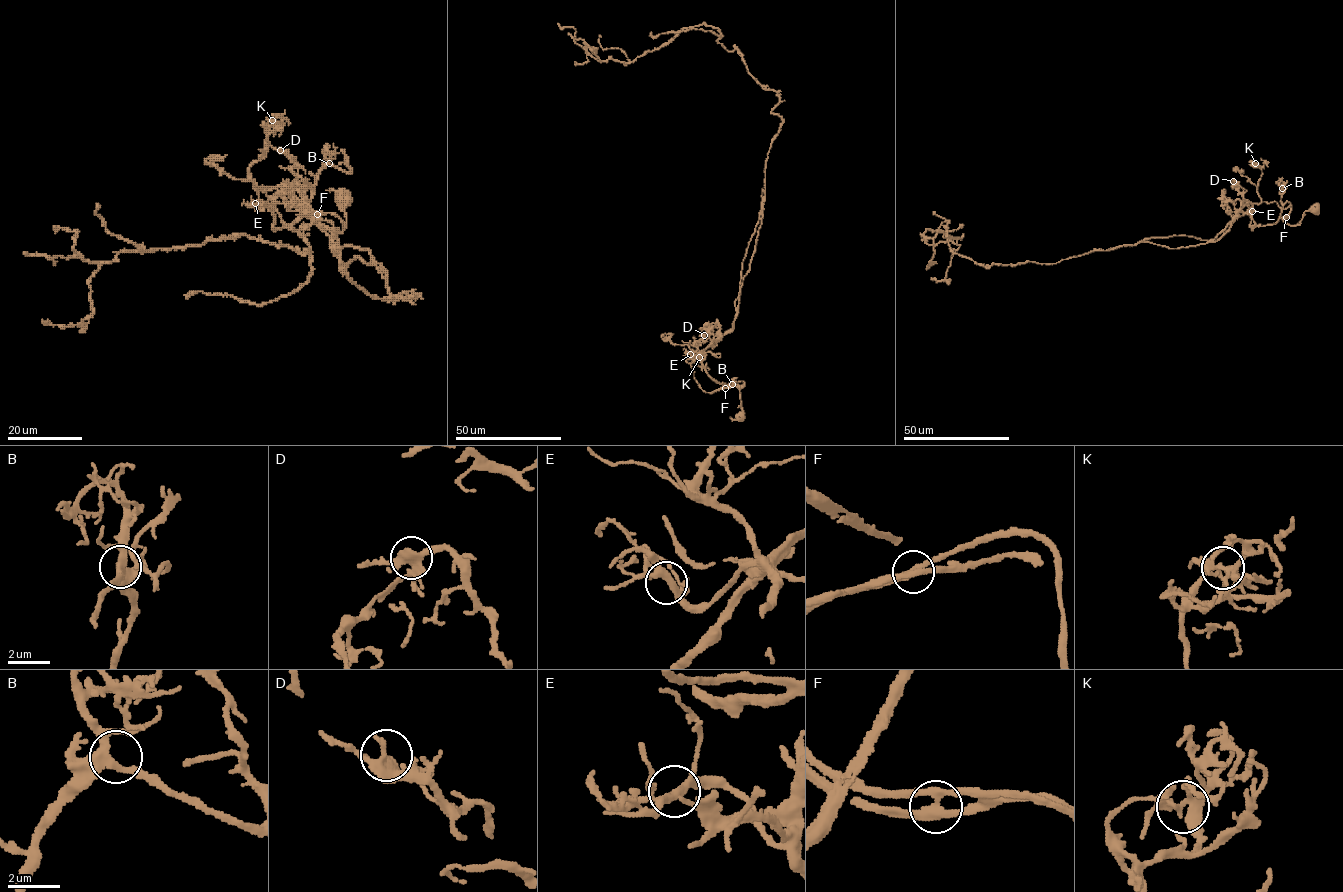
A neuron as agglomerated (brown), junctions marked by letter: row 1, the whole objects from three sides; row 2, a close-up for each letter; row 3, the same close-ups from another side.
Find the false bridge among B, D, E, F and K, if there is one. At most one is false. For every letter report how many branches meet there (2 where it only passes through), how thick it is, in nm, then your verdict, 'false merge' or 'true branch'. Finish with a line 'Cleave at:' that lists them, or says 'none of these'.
B: 4 | 320 nm | true branch
D: 4 | 300 nm | true branch
E: 4 | 280 nm | true branch
F: 4 | 300 nm | false merge
K: 4 | 280 nm | true branch
Cleave at: F

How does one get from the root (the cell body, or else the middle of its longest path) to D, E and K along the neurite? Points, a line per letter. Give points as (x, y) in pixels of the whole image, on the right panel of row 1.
D: (1315, 209), (1290, 225), (1282, 217), (1290, 206), (1245, 201), (1243, 189), (1233, 181)
E: (1315, 209), (1306, 210), (1295, 225), (1282, 219), (1291, 210), (1288, 201), (1272, 224), (1258, 226), (1252, 211)
K: (1315, 209), (1298, 224), (1286, 224), (1290, 206), (1261, 201), (1255, 163)

